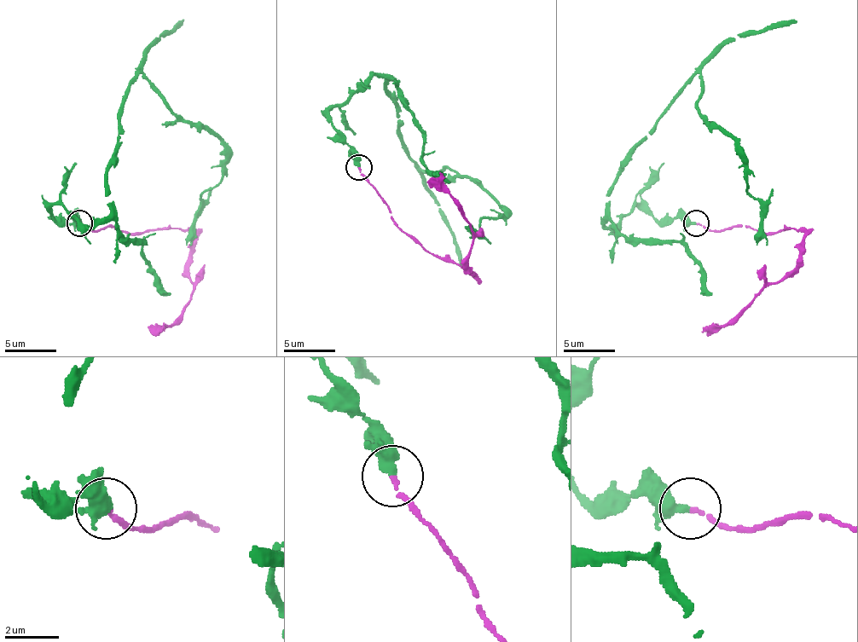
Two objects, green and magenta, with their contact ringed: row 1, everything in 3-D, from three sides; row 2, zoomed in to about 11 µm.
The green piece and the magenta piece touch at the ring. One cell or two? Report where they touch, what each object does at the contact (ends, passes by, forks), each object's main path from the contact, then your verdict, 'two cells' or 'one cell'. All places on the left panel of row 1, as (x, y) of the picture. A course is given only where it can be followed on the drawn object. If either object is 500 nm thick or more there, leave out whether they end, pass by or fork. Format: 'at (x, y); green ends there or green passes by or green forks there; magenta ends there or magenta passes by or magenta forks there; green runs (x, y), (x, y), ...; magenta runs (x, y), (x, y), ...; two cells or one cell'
at (79, 222); green ends there; magenta ends there; green runs (78, 223), (50, 208), (91, 226), (109, 213), (123, 95), (143, 77), (223, 146), (189, 244); magenta runs (78, 223), (91, 231), (113, 226), (120, 231), (174, 228), (192, 234), (192, 298), (161, 332); one cell

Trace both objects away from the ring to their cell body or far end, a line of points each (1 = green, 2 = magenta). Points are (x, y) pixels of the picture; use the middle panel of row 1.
1: (358, 166), (329, 112), (371, 78), (389, 76), (402, 148), (422, 169), (451, 169), (502, 207), (469, 239)
2: (358, 166), (391, 220), (399, 228), (427, 251), (454, 259), (472, 274), (472, 222), (440, 187), (440, 171)

